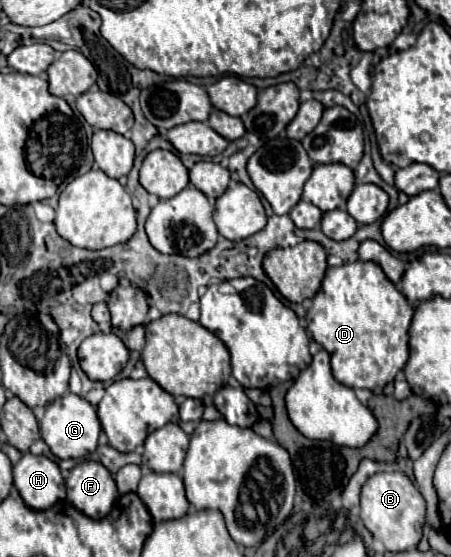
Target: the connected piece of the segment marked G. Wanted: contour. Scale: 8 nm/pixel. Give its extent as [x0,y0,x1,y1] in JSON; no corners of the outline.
[40,393,100,459]

